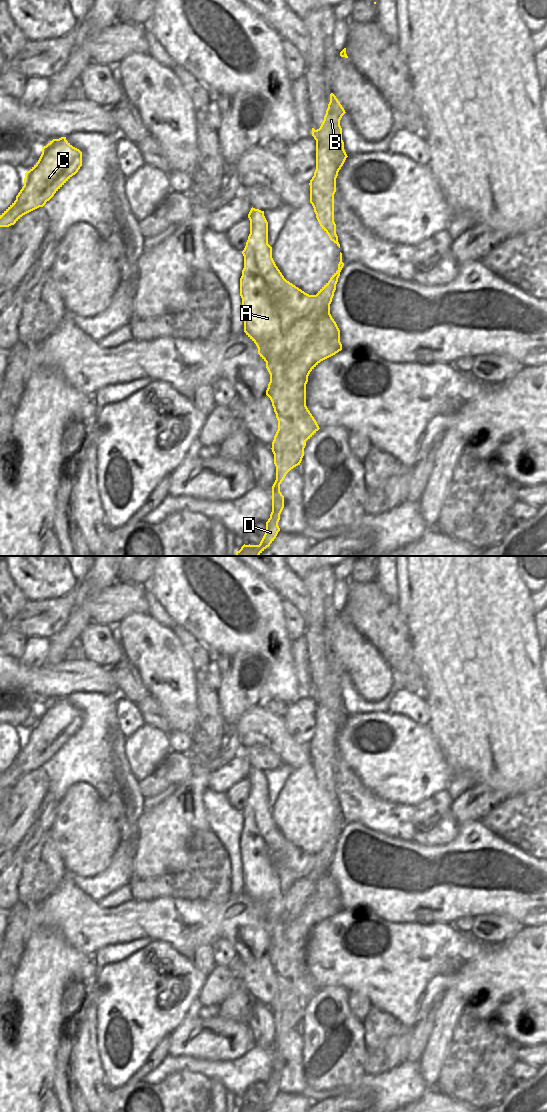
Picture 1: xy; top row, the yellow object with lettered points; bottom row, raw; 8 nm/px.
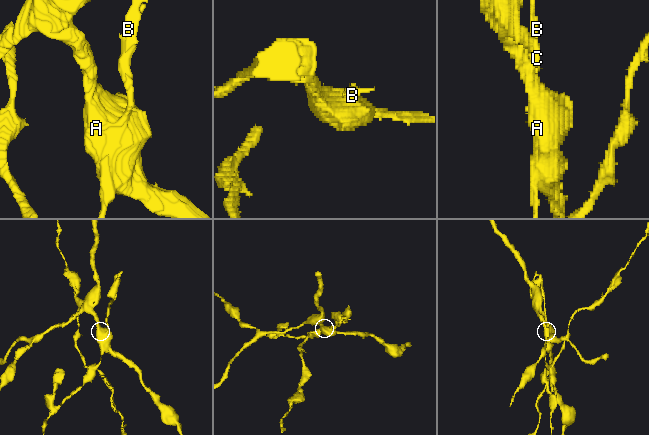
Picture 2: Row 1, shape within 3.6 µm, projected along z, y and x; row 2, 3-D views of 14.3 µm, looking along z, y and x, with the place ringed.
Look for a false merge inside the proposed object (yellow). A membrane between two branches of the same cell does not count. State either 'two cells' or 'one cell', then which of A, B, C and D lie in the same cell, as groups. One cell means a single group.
two cells; A C / B D

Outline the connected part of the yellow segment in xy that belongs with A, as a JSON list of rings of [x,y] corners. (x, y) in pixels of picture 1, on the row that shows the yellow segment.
[[[252,207],[248,218],[250,234],[242,251],[244,268],[240,278],[244,332],[256,344],[258,354],[266,362],[270,374],[266,395],[272,402],[275,414],[289,419],[302,439],[307,441],[320,429],[306,406],[308,376],[321,361],[342,350],[340,330],[330,313],[323,317],[290,372],[284,370],[282,356],[286,350],[288,332],[297,321],[312,312],[316,295],[309,295],[287,281],[276,266],[272,258],[272,247],[268,244],[268,222],[264,211]]]

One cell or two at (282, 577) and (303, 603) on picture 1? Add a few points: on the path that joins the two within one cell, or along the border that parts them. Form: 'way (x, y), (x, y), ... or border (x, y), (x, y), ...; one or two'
way (286, 583), (299, 597); one

